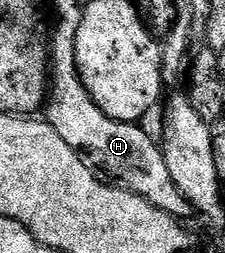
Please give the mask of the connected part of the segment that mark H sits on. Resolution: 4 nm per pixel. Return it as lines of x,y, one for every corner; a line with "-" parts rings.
71,49
60,50
57,54
55,51
47,110
46,121
68,144
79,150
101,175
107,176
115,185
150,200
158,209
177,220
193,217
192,204
176,186
176,181
170,176
170,168
166,168
161,143
157,139
155,142
143,130
143,125
119,122
102,110
80,79
80,71
76,69
76,55

